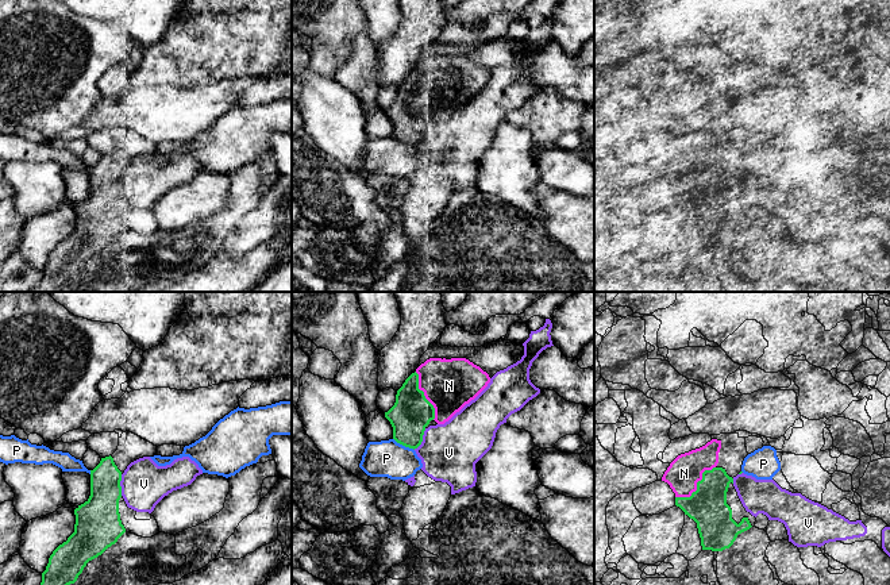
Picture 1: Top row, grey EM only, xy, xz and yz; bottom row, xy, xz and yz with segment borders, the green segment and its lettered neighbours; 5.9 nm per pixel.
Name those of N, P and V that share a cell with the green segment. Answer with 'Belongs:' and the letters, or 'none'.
Belongs: N

